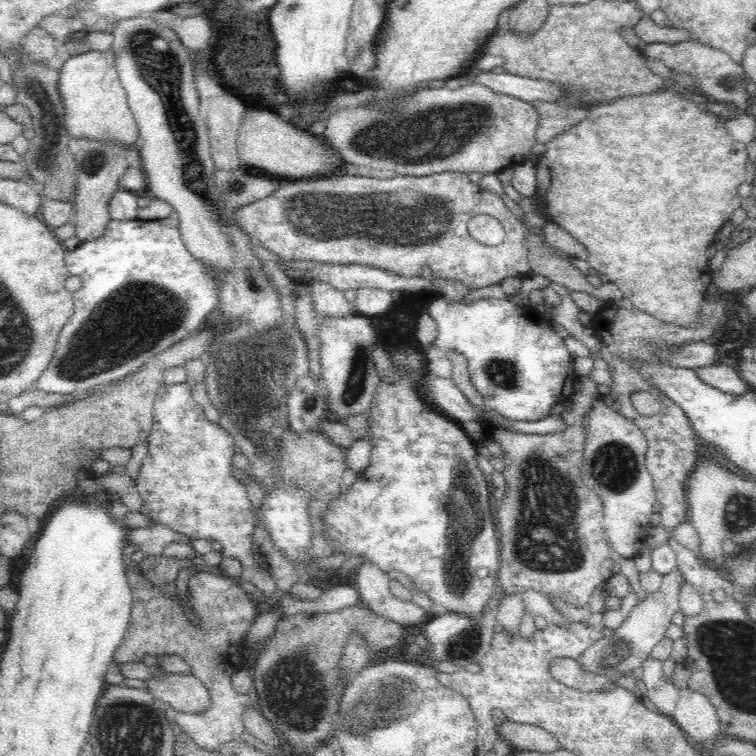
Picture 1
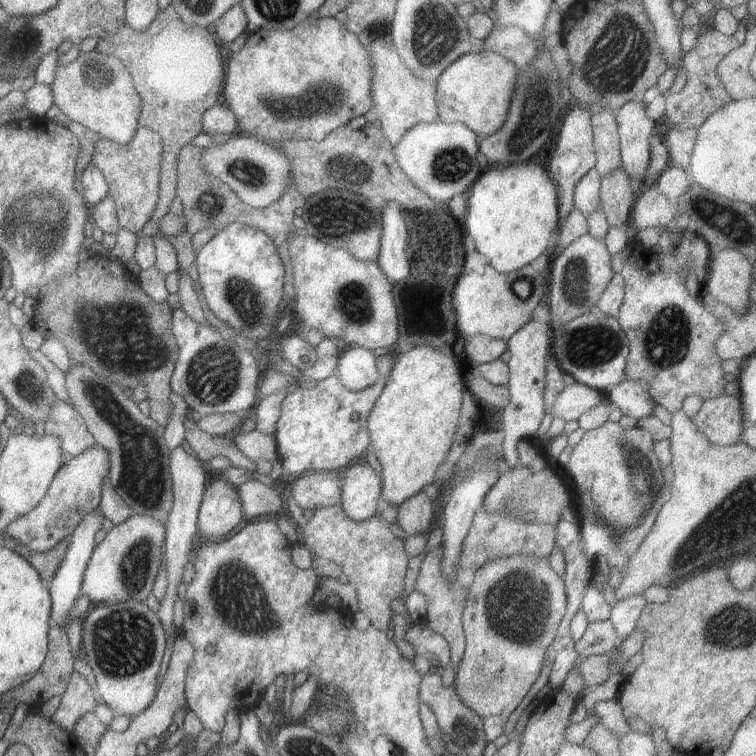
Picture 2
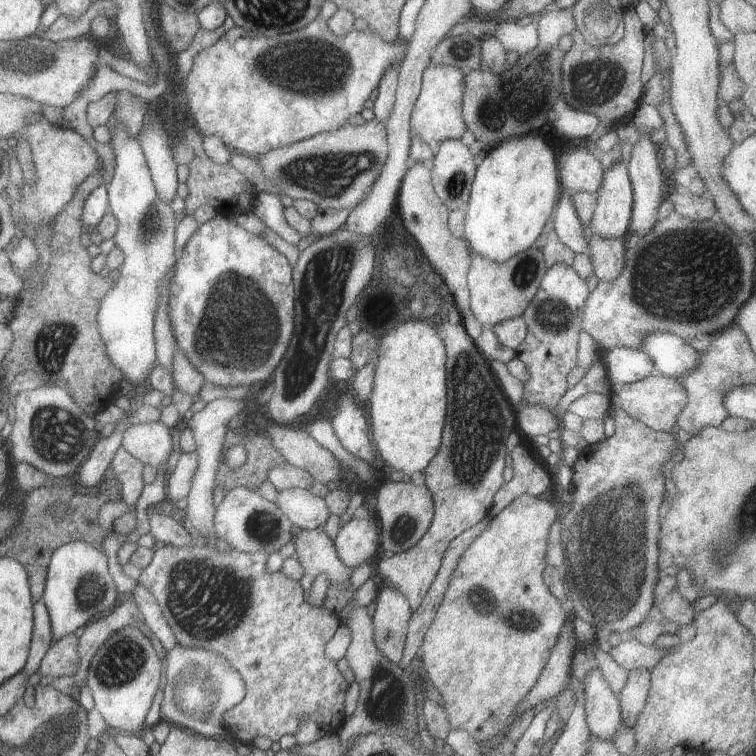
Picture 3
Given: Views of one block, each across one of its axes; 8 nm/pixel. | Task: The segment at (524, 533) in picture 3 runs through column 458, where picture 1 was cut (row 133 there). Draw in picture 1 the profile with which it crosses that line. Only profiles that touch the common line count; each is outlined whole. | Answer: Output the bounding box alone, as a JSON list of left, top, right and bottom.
[532,72,748,326]

